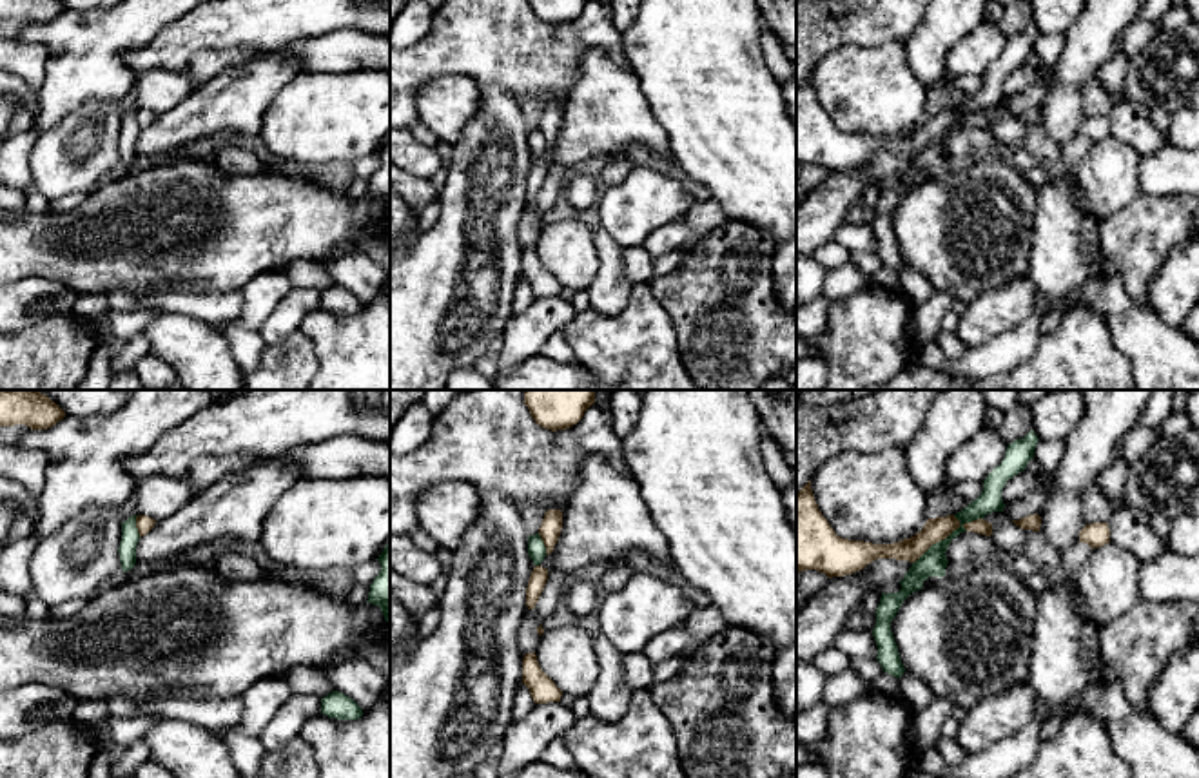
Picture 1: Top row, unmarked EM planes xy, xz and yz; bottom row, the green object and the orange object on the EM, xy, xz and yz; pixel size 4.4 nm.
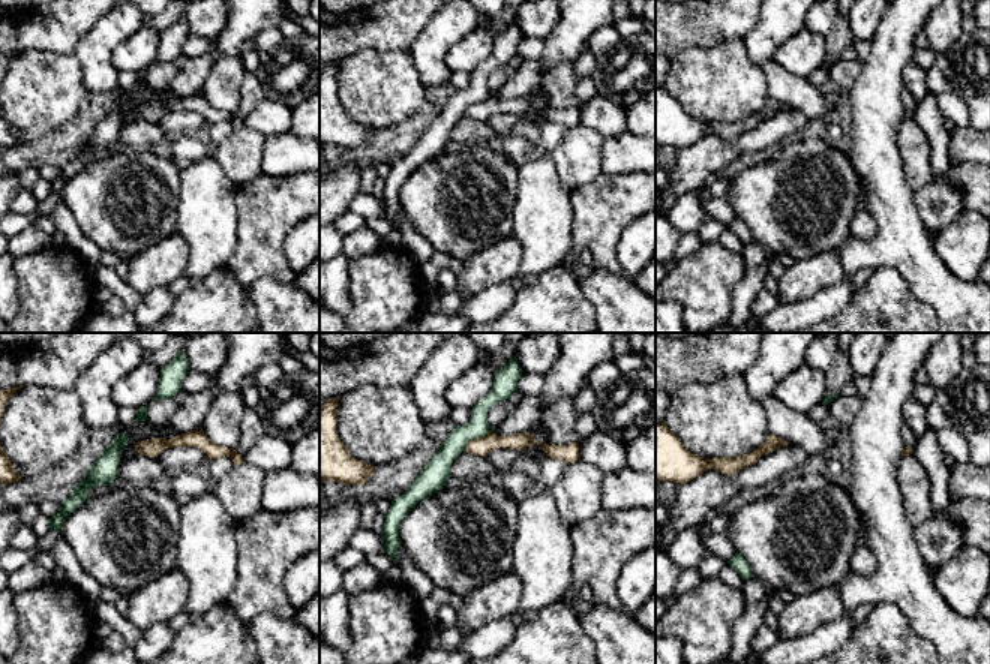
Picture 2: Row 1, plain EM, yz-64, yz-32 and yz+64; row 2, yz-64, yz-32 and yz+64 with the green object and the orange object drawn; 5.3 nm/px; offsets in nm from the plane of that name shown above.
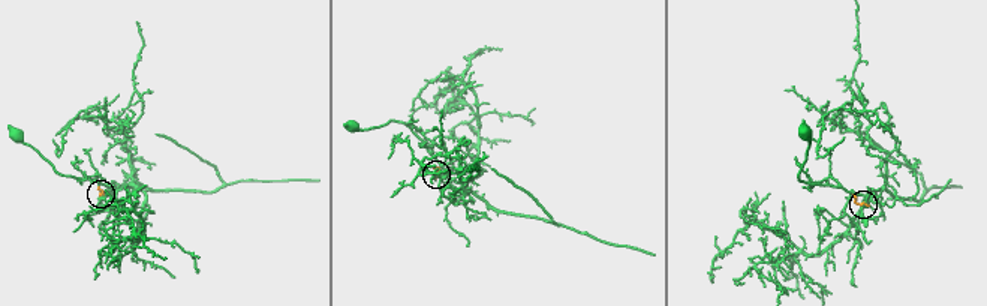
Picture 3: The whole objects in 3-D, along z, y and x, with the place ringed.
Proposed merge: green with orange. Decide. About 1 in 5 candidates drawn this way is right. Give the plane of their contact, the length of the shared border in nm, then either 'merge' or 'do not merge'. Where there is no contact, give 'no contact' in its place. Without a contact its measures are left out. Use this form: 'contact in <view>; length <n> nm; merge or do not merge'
contact in yz; length 380 nm; do not merge

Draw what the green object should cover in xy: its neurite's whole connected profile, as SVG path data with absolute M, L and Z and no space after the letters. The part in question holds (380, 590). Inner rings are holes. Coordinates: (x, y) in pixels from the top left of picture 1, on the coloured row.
M390 542L385 546L377 560L381 564L381 571L370 584L366 602L379 606L385 620L390 622Z

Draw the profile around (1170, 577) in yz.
M1166 548L1139 566L1139 598L1148 602L1199 604L1199 557Z

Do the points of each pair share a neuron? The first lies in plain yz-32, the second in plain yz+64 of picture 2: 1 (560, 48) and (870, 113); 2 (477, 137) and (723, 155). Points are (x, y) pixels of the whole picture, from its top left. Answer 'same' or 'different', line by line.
1: same
2: same

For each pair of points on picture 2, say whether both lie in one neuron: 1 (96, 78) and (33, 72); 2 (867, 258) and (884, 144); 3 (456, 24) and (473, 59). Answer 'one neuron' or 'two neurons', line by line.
1: two neurons
2: one neuron
3: two neurons

